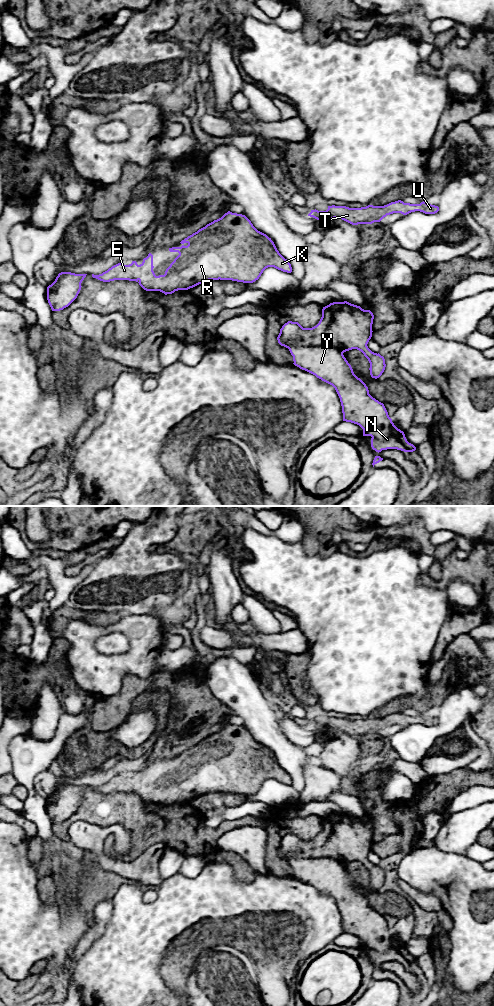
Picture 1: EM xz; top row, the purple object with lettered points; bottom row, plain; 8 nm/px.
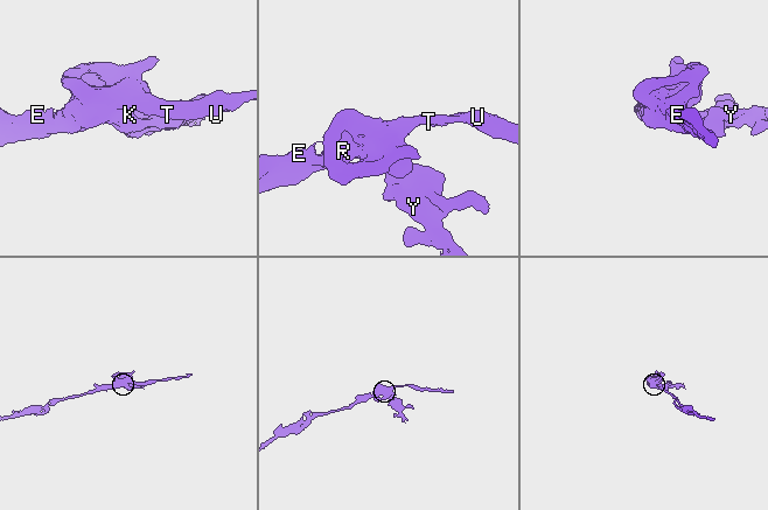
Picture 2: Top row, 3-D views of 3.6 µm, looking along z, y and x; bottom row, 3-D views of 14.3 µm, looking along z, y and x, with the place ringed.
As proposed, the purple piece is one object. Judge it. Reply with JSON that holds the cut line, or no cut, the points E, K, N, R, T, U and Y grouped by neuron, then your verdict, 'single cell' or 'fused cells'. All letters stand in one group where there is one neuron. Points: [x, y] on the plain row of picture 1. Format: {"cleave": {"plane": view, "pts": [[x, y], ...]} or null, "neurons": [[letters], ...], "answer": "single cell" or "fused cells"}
{"cleave": {"plane": "xz", "pts": [[299, 837], [299, 851], [302, 855], [332, 857], [342, 865]]}, "neurons": [["E", "K", "R", "T", "U"], ["N", "Y"]], "answer": "fused cells"}

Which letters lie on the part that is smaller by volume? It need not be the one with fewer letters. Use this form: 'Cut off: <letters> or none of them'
Cut off: N, Y

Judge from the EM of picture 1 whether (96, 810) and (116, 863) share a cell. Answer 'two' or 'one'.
two

